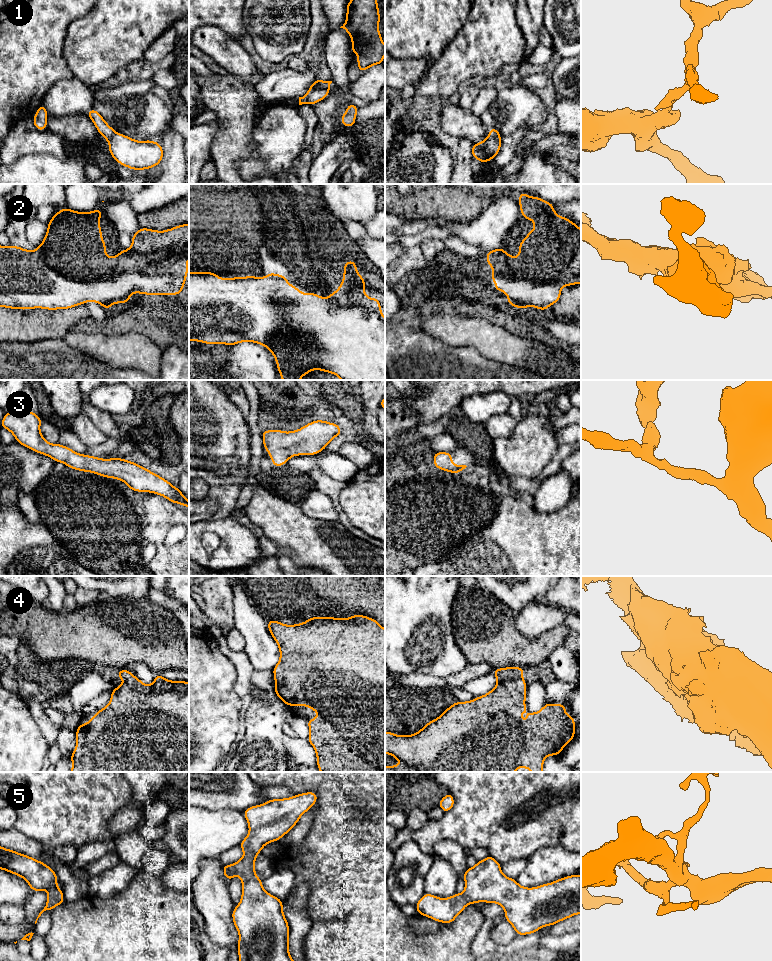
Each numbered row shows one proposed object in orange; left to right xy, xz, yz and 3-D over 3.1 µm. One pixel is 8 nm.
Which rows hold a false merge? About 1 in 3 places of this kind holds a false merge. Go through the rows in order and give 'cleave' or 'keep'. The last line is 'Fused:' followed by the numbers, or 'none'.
1: cleave
2: keep
3: keep
4: keep
5: keep
Fused: 1

